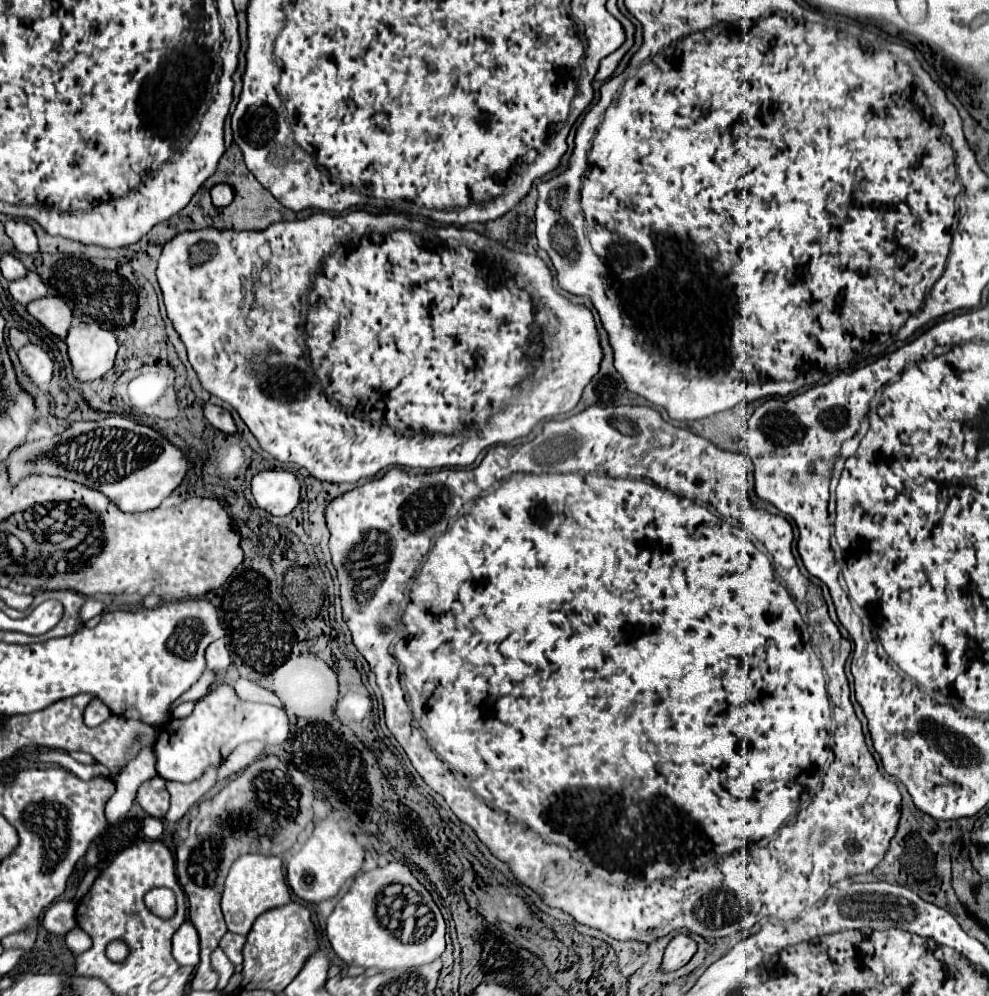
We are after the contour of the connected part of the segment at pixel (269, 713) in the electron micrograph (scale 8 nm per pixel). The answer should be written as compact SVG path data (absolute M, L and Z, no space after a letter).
M217 684L195 704L191 716L171 720L159 730L155 744L157 772L165 780L191 782L203 774L209 764L221 764L229 752L245 740L261 740L267 744L283 744L289 738L289 718L283 708L271 704L249 704L239 700L233 686Z

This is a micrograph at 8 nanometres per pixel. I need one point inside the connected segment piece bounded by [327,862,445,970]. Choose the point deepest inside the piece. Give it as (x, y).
(353, 929)

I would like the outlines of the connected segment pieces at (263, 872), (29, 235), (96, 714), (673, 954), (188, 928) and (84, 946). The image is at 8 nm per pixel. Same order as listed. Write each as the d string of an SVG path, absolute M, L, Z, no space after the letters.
M245 854L233 862L225 878L225 890L221 898L221 908L223 908L223 916L229 932L247 936L259 914L277 906L285 906L289 902L291 902L291 894L283 878L281 858L263 856L263 854Z
M9 220L9 222L5 222L5 232L15 242L15 248L19 252L33 254L33 252L39 250L37 236L35 236L31 224L27 224L25 220Z
M93 700L93 702L87 706L87 710L85 710L85 724L87 724L89 728L95 728L97 724L105 722L109 716L111 716L109 708L107 708L101 700Z
M677 934L665 948L665 956L663 956L663 970L675 970L685 966L693 954L697 952L697 944L695 940L691 940L687 934Z
M185 920L173 936L173 956L181 966L195 968L199 964L199 938L189 920Z
M75 926L75 928L67 934L67 946L69 946L69 950L75 952L75 954L81 954L81 952L89 950L91 944L93 944L93 942L89 940L89 934L85 934L79 926Z

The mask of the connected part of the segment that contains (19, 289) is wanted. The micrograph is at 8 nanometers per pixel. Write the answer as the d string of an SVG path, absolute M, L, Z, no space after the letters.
M27 272L21 280L9 282L9 292L17 302L21 302L25 306L31 300L47 296L47 286L37 272Z

